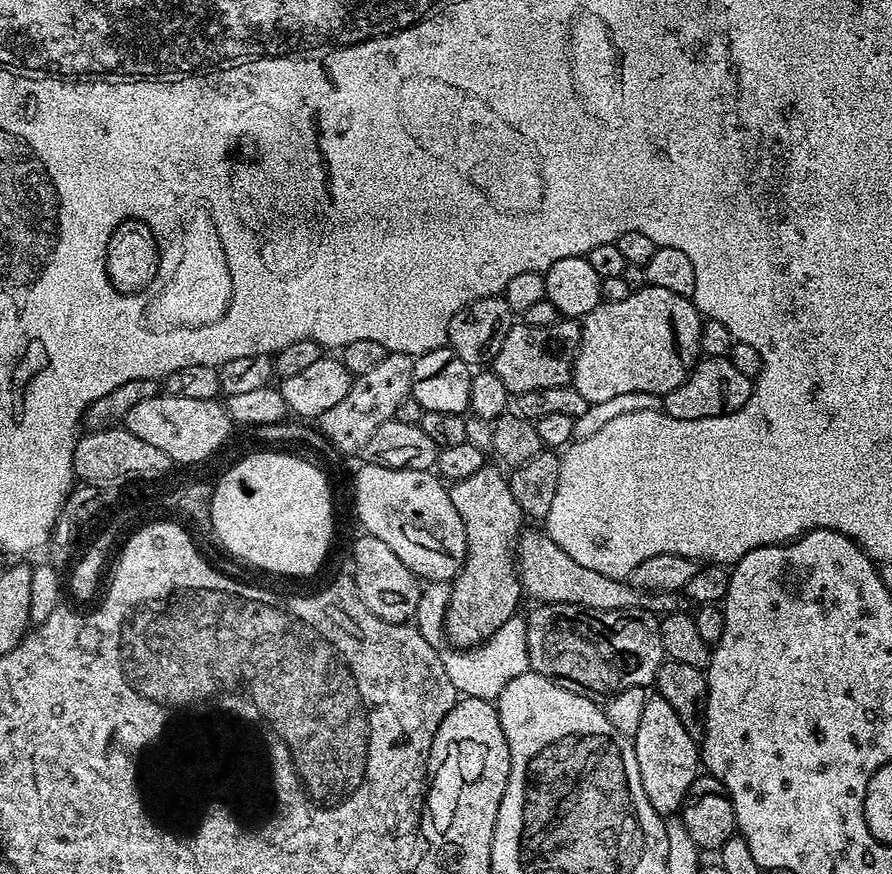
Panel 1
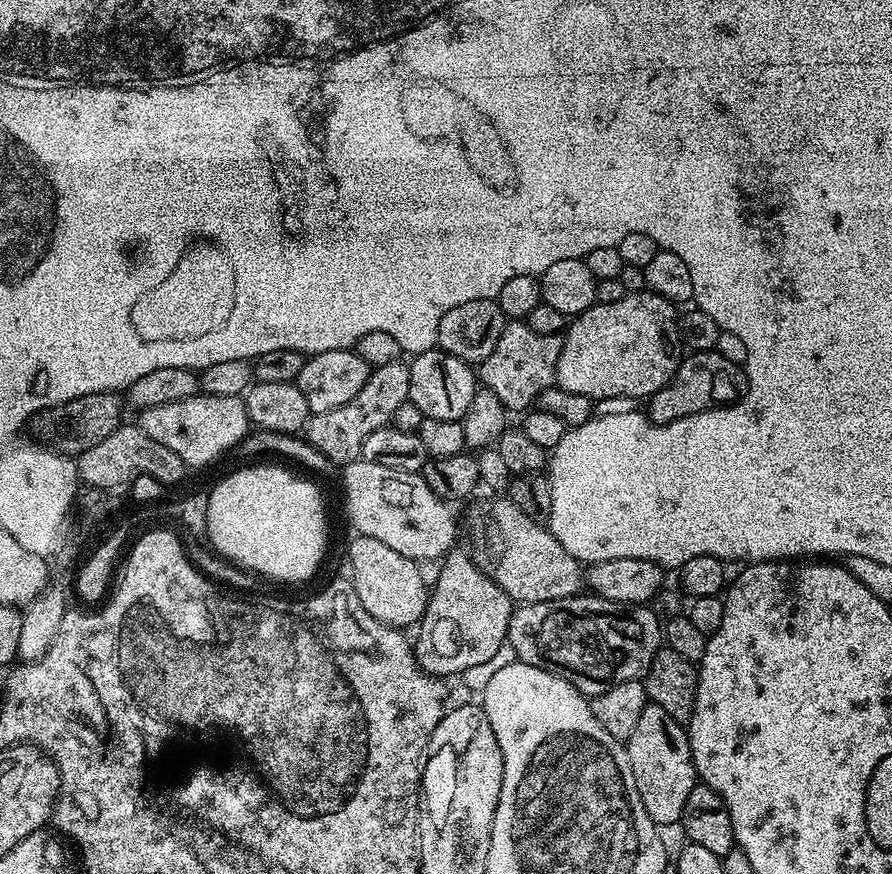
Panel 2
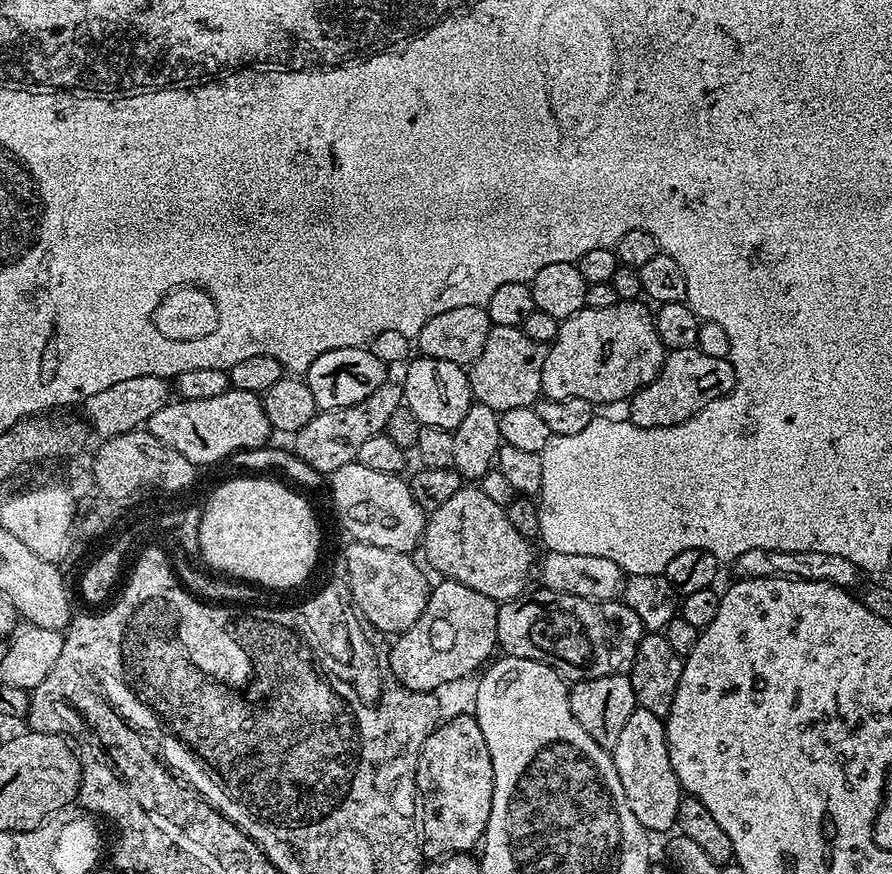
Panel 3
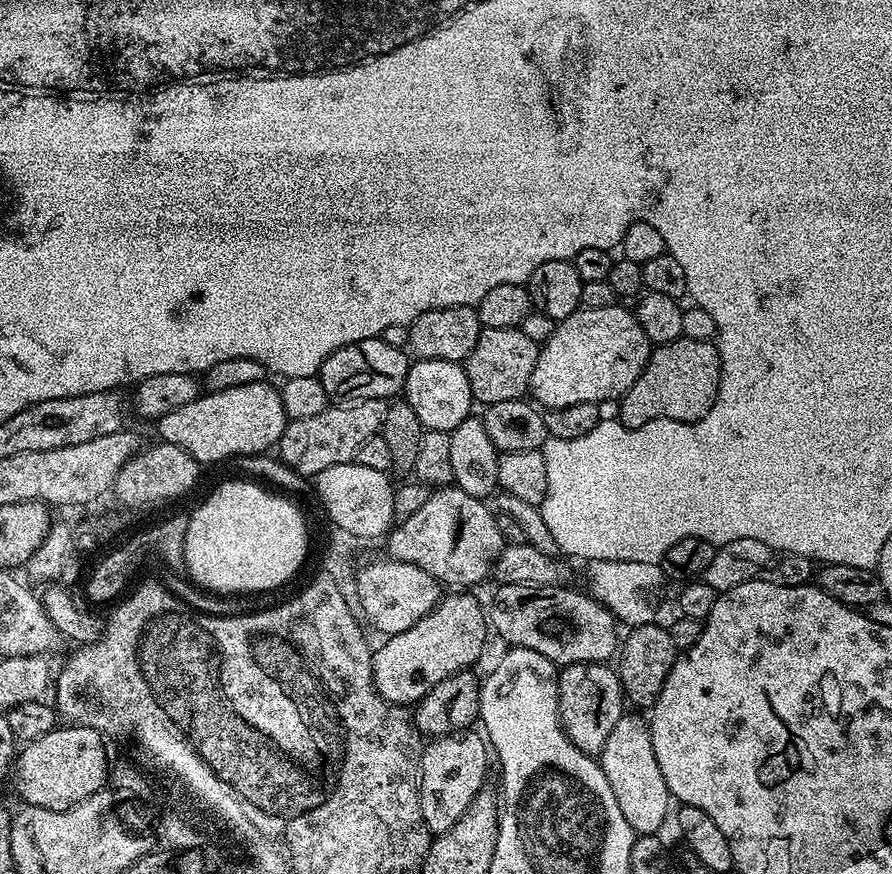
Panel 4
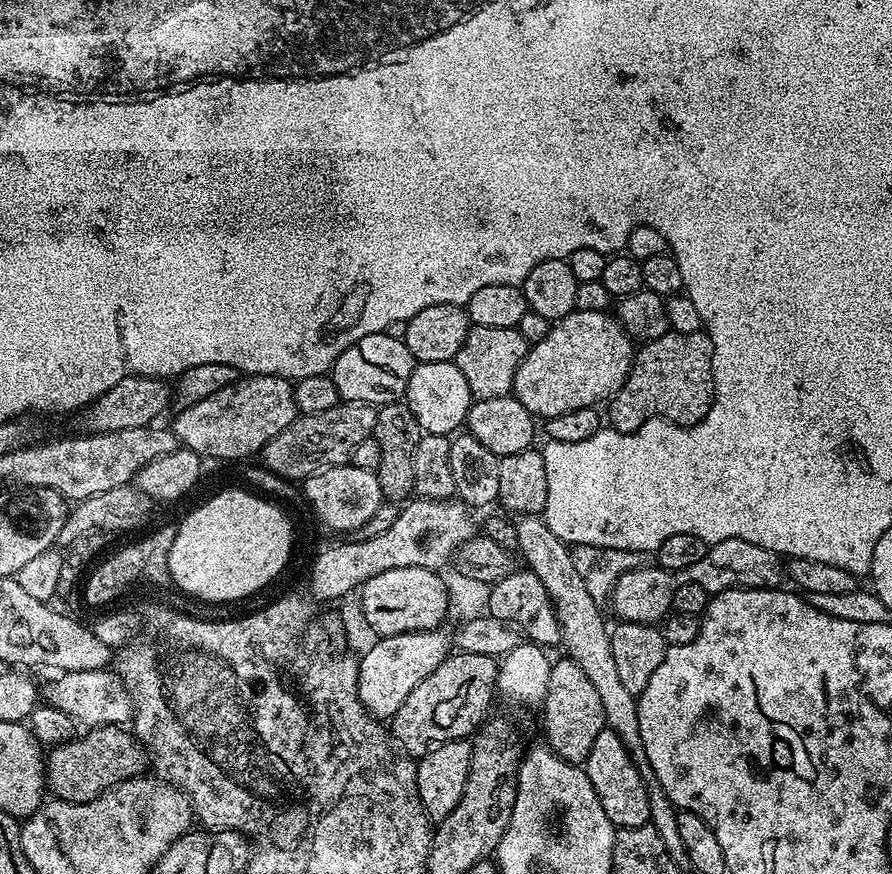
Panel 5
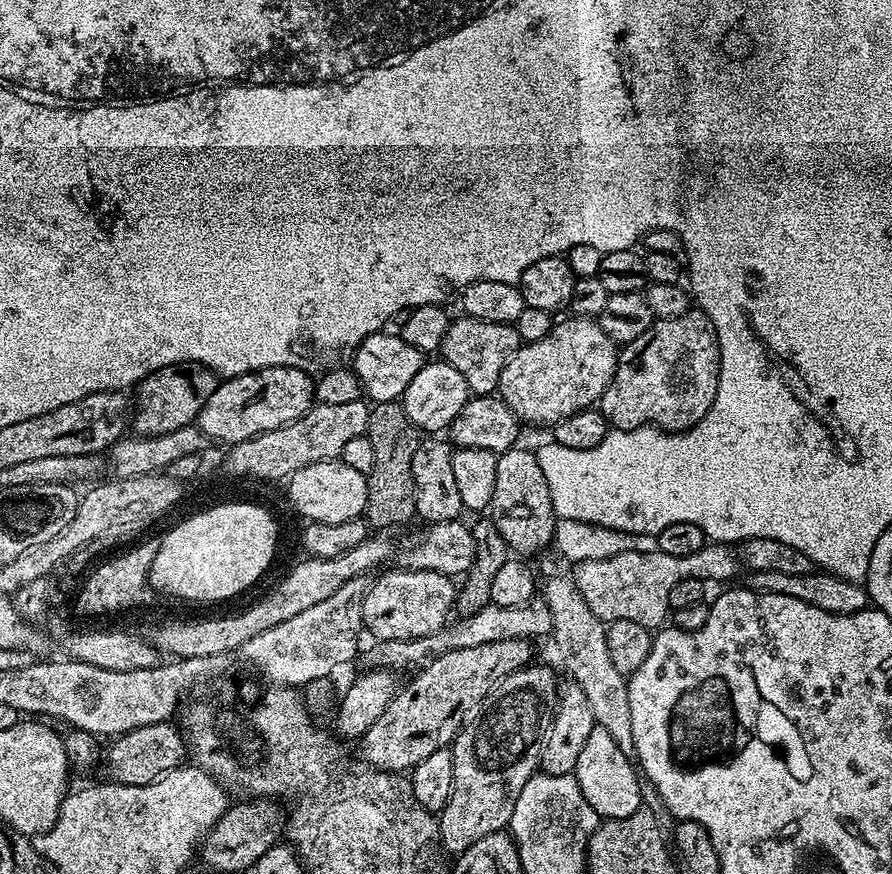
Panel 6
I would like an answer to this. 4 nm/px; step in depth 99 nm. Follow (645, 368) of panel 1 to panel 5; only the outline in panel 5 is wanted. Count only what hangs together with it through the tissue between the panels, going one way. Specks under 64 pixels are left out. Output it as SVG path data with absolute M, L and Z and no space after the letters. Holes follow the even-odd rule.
M575 311L553 323L548 336L529 347L518 374L514 374L511 395L537 418L591 408L599 405L599 400L615 396L624 385L633 355L634 341L615 315Z

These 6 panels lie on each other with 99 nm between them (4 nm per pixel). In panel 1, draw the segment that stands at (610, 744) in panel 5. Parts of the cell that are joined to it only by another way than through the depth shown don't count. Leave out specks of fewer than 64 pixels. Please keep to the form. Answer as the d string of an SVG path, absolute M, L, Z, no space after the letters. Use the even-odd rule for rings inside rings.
M652 694L642 709L642 719L631 742L638 754L638 774L642 774L642 790L646 790L650 806L665 818L679 813L692 792L693 782L702 772L697 737L691 736L686 726L682 726L682 718L678 718L674 706L670 706L666 698Z

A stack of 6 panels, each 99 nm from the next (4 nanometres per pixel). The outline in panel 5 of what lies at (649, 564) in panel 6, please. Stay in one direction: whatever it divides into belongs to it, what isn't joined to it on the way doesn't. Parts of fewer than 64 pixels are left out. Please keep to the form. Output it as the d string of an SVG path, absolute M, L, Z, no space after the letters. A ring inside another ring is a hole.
M730 538L711 545L706 558L702 558L702 562L694 562L694 566L686 570L671 572L659 566L645 566L622 574L622 578L618 578L612 588L610 605L620 615L621 621L656 626L672 612L674 593L678 591L678 586L700 584L707 592L715 594L728 588L779 589L783 585L780 583L785 583L785 580L786 564L777 553L742 538Z

